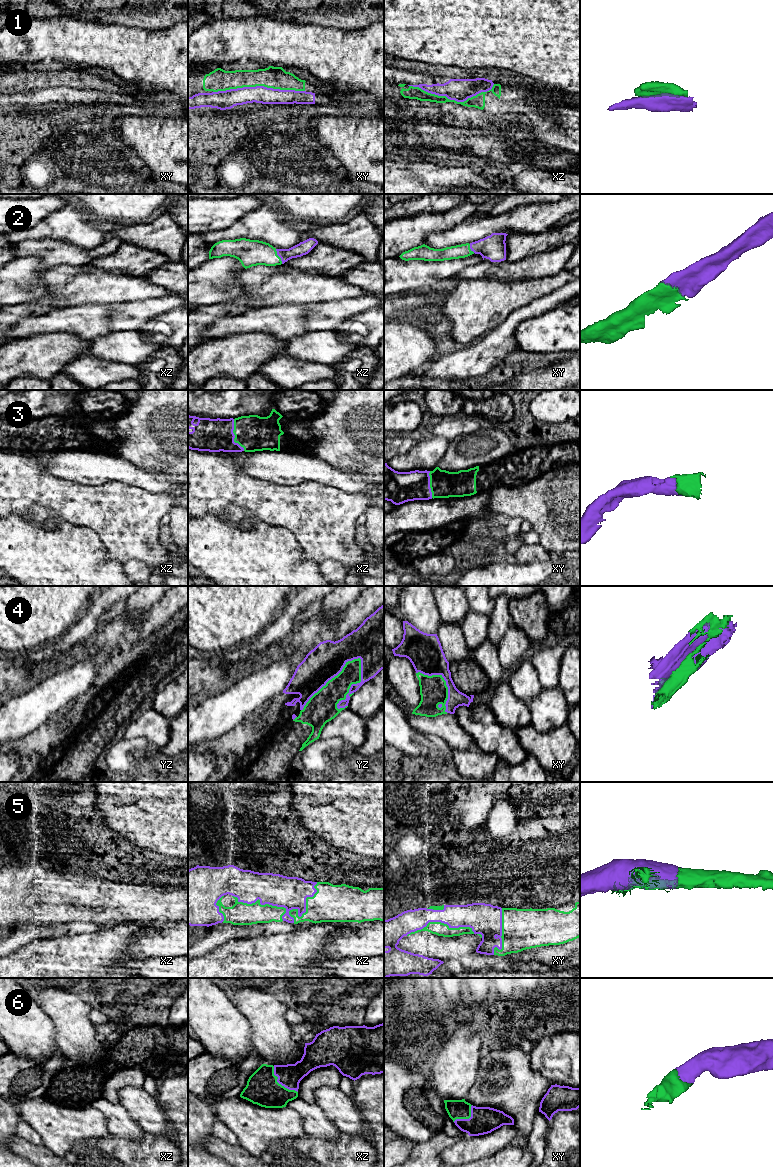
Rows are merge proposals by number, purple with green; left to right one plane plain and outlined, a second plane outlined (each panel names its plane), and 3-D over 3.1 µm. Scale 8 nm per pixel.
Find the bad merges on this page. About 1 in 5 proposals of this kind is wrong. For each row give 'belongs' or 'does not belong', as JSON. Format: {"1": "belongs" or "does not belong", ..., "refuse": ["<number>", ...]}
{"1": "does not belong", "2": "belongs", "3": "belongs", "4": "does not belong", "5": "belongs", "6": "belongs", "refuse": ["1", "4"]}

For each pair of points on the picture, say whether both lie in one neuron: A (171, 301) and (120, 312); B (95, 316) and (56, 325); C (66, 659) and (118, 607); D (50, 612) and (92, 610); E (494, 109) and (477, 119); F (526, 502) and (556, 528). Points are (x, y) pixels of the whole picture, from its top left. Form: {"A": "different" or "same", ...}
{"A": "same", "B": "same", "C": "same", "D": "different", "E": "different", "F": "same"}

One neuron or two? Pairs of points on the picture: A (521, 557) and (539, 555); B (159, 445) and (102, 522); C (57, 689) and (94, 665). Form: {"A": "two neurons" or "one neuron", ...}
{"A": "one neuron", "B": "two neurons", "C": "one neuron"}

